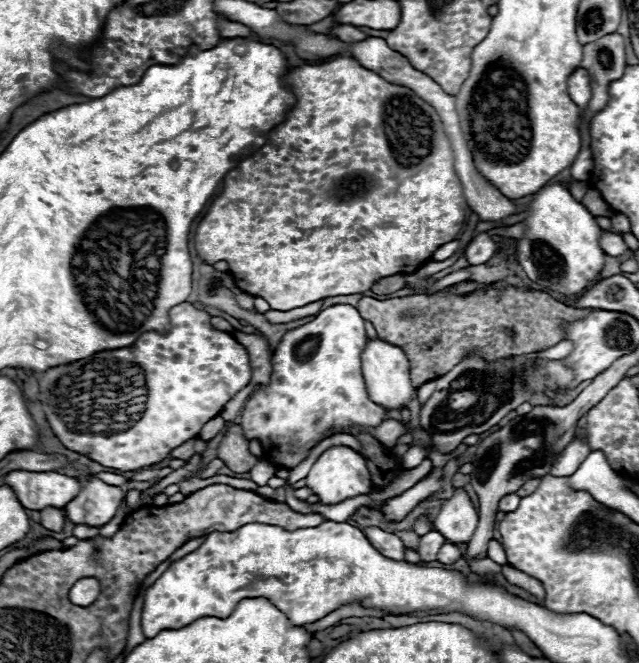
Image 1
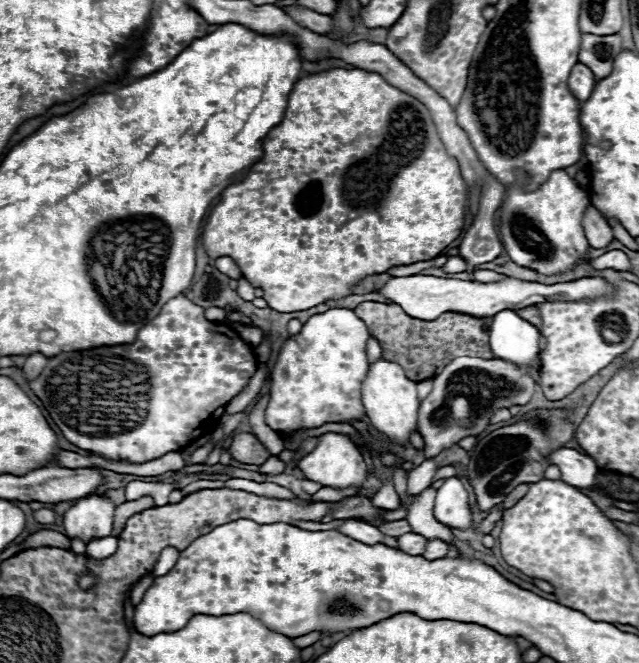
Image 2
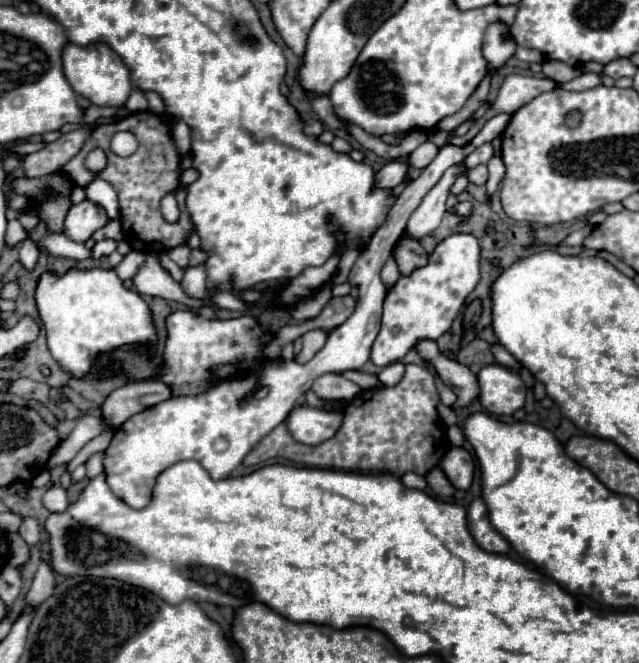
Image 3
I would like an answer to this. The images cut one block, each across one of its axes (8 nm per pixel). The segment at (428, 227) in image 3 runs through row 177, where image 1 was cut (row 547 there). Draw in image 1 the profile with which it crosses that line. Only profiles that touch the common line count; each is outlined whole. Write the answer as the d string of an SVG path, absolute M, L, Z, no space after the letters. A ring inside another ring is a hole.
M446 542L438 552L438 562L442 564L454 564L458 558L462 558L462 552L456 544L450 544L450 542Z

